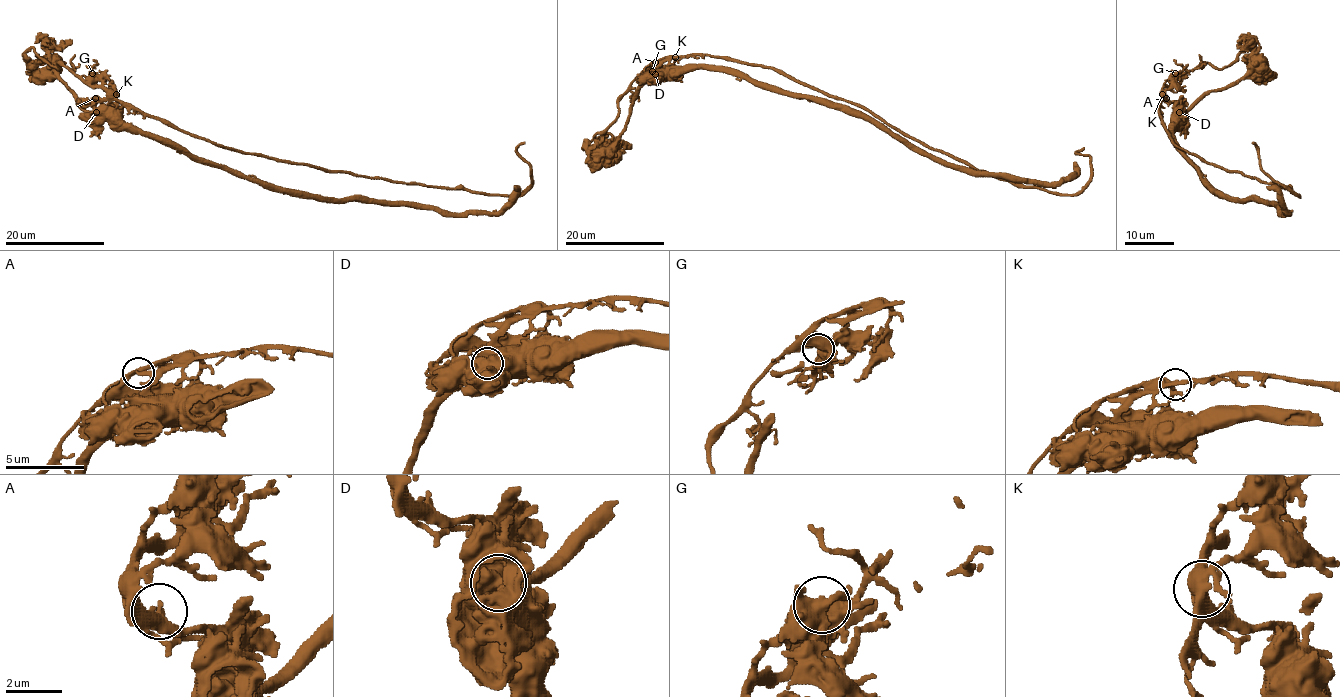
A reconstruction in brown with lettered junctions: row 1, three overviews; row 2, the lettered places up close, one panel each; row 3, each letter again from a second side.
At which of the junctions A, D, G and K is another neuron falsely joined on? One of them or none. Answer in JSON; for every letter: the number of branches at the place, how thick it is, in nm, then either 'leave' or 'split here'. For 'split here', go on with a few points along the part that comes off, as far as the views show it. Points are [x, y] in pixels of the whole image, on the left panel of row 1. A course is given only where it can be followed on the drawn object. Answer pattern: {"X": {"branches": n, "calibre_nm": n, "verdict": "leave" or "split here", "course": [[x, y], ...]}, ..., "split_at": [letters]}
{"A": {"branches": 1, "calibre_nm": 280, "verdict": "leave"}, "D": {"branches": 3, "calibre_nm": 600, "verdict": "split here", "course": [[96, 112], [96, 102], [122, 101], [245, 153], [494, 195], [516, 195], [531, 184], [517, 151], [525, 143]]}, "G": {"branches": 2, "calibre_nm": 600, "verdict": "leave"}, "K": {"branches": 4, "calibre_nm": 420, "verdict": "leave"}, "split_at": ["D"]}

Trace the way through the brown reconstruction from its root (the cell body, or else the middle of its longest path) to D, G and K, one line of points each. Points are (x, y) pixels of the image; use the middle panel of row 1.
D: (674, 71), (656, 75)
G: (674, 71), (654, 71), (665, 57), (652, 71)
K: (674, 71), (654, 71), (667, 59), (675, 57)

